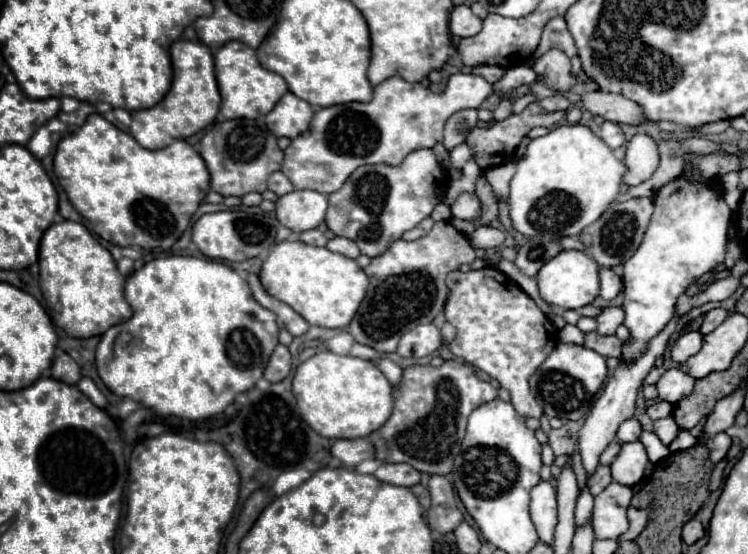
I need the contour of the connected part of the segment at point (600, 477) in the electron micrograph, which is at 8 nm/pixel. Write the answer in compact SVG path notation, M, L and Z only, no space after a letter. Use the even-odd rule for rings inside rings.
M599 466L597 472L593 474L593 478L589 478L589 488L593 490L593 494L599 494L605 486L609 486L613 482L611 478L611 470L609 466Z

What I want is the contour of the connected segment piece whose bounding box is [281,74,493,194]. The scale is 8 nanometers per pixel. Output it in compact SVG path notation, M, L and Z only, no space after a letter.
M453 74L443 92L433 92L419 82L411 84L401 76L391 76L375 86L373 100L367 104L349 102L315 112L309 130L293 138L285 150L281 170L297 190L337 192L351 172L363 164L385 162L397 166L409 152L433 148L443 140L443 128L451 114L465 108L479 108L491 92L493 84L473 74Z

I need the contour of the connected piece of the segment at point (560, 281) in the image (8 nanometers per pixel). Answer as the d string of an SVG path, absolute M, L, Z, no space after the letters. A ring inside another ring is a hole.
M561 250L555 258L551 258L537 274L539 294L541 298L557 308L581 308L595 300L599 294L599 266L597 262L581 250Z

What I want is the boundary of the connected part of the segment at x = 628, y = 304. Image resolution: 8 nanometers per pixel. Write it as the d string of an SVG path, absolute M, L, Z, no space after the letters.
M685 170L683 178L675 178L659 188L653 202L655 212L645 232L645 240L623 264L623 310L625 326L631 332L629 342L623 344L621 358L625 362L641 358L647 344L675 316L677 296L683 294L691 282L699 280L705 272L715 270L725 260L731 210L713 184L707 186L699 174Z

